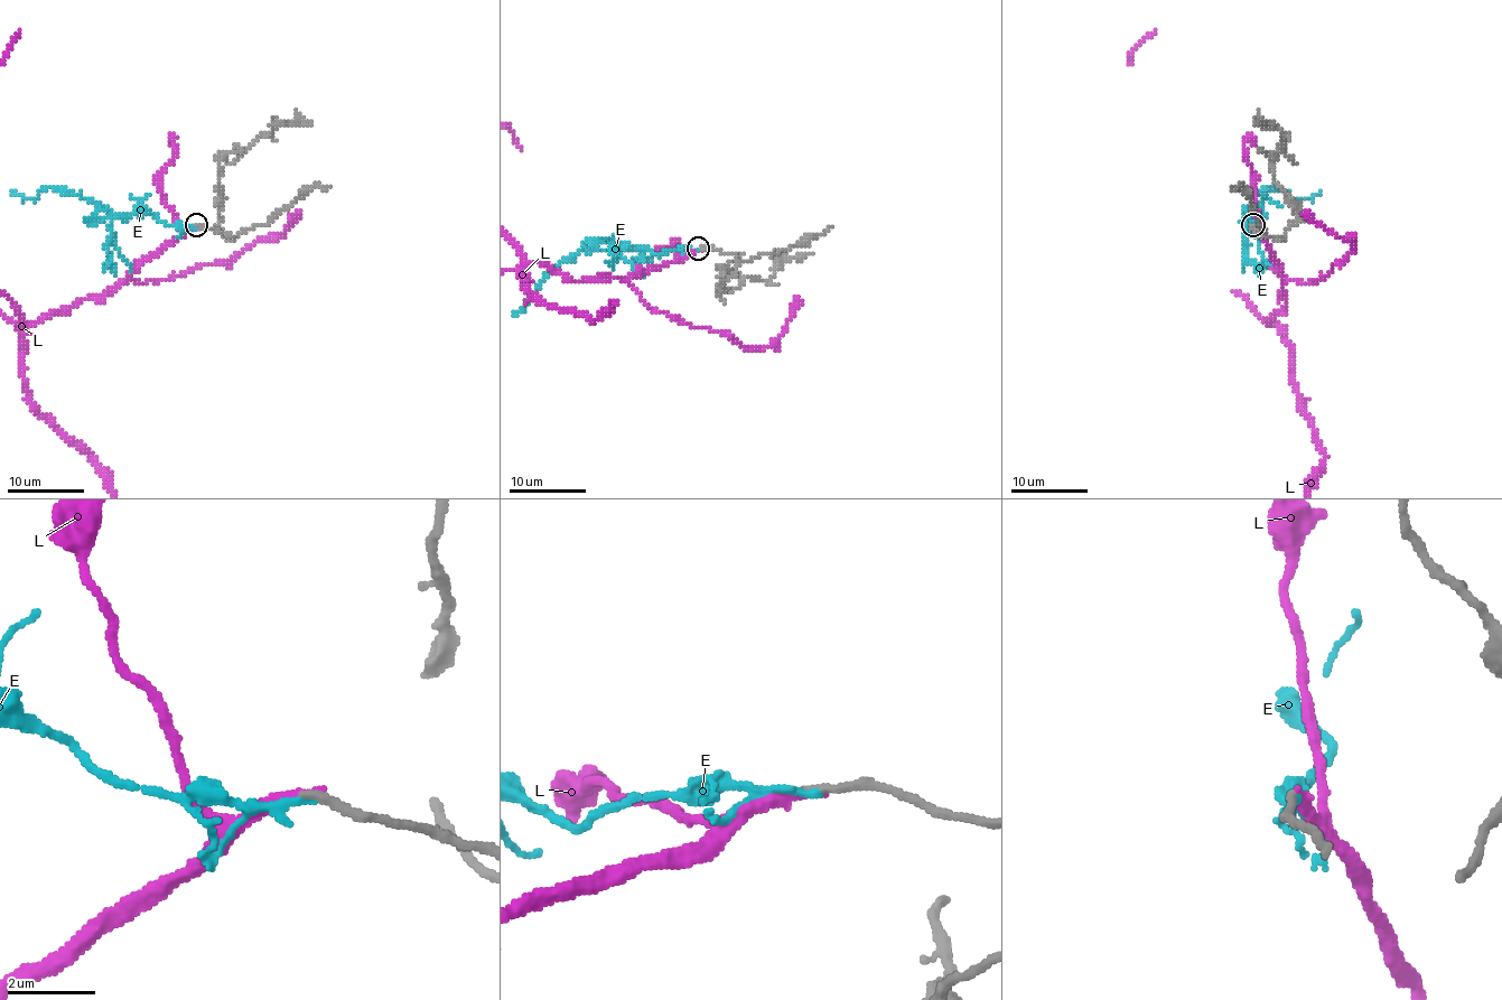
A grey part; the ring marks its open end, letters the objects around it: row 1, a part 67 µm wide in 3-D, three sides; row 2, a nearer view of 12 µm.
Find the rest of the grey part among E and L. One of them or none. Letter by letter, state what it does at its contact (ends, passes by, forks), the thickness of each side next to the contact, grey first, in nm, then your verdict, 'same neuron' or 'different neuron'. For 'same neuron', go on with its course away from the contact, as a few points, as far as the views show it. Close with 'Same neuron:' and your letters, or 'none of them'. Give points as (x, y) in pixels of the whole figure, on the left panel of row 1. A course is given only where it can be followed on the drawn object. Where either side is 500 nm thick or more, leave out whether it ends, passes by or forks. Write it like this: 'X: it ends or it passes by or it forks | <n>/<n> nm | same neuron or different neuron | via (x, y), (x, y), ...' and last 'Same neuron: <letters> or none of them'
E: it ends | 200/170 nm | different neuron
L: it ends | 200/220 nm | different neuron
Same neuron: none of them

